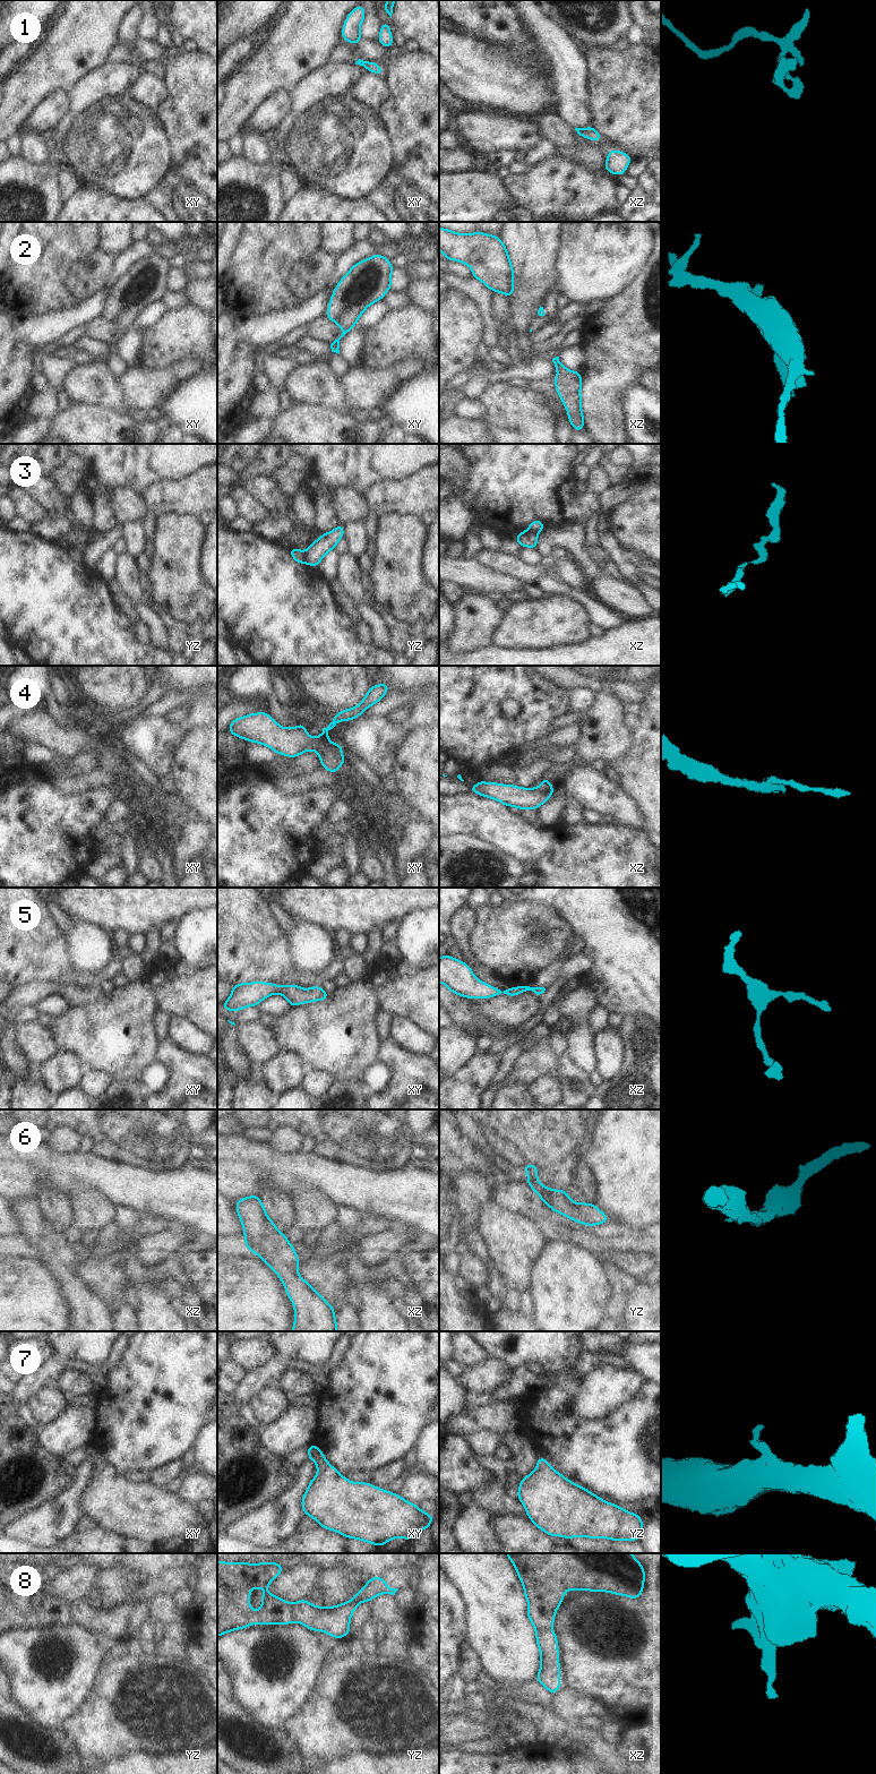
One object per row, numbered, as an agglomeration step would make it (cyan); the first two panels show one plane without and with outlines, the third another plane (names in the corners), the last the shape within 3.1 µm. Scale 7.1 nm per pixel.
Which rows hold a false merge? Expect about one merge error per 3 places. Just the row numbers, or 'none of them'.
3, 4, 8

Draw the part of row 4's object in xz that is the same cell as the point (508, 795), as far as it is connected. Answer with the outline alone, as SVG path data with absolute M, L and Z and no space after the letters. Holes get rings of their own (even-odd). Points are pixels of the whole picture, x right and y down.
M479 780L474 786L469 786L470 791L498 800L503 805L510 807L514 806L518 809L538 809L542 804L547 803L553 795L551 791L538 791L533 788L526 789L514 785L501 785L498 782L484 782Z

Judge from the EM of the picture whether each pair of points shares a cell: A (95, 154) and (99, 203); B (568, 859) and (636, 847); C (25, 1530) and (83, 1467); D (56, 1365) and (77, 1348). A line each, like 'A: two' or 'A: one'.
A: two
B: one
C: one
D: two

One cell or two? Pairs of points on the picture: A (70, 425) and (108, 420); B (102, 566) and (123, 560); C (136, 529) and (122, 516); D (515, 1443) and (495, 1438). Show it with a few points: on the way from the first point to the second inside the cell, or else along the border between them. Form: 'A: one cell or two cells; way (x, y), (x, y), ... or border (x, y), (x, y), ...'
A: one cell; way (79, 425), (99, 425)
B: two cells; border (118, 556), (114, 579)
C: two cells; border (140, 521), (128, 521), (121, 524)
D: two cells; border (504, 1437), (501, 1441)

